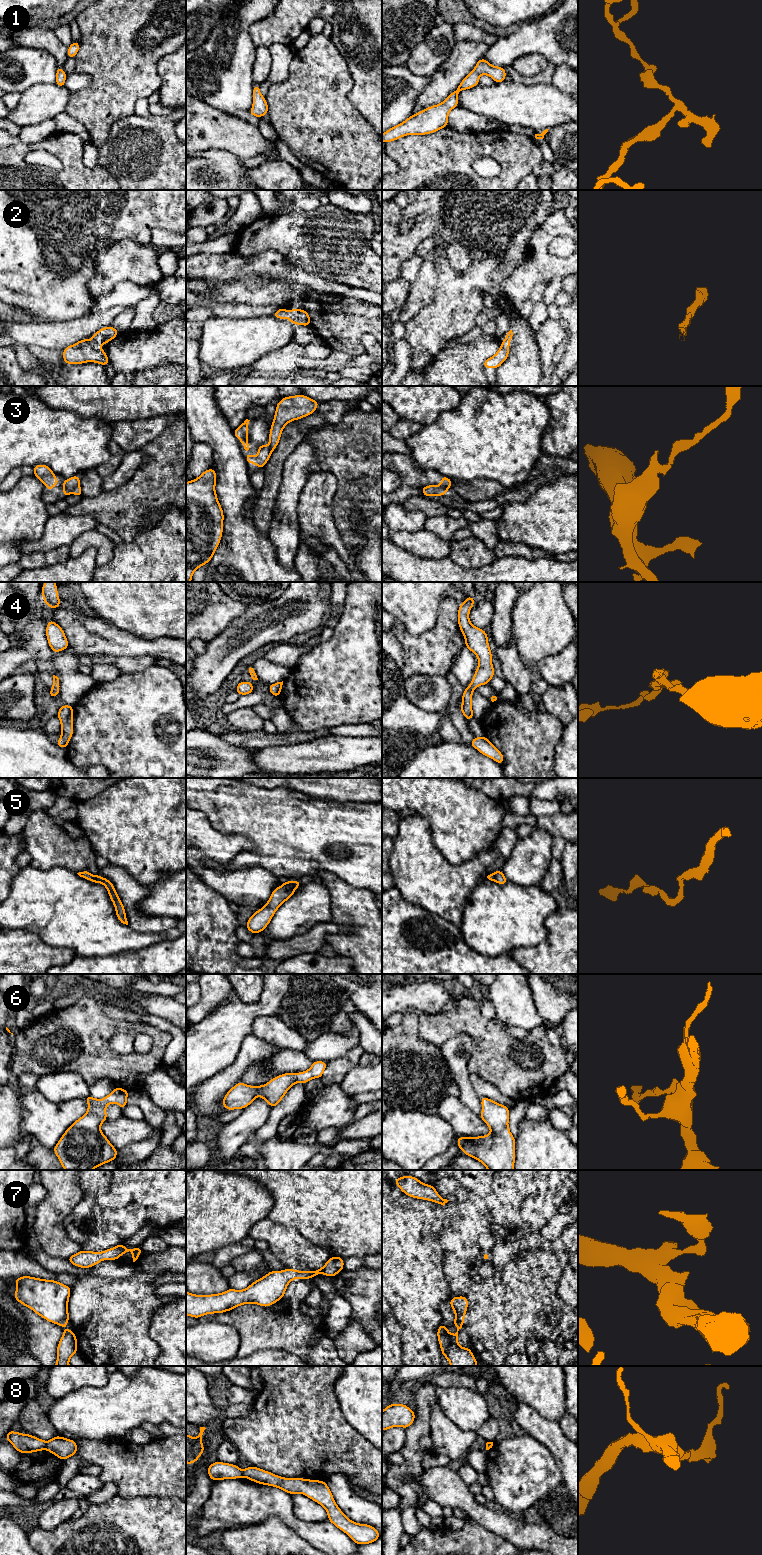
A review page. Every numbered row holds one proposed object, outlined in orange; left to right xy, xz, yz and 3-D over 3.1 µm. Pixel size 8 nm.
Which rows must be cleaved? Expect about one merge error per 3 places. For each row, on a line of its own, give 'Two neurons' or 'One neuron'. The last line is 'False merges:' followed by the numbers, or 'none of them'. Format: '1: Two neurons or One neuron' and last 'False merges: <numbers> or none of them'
1: One neuron
2: One neuron
3: Two neurons
4: One neuron
5: One neuron
6: One neuron
7: One neuron
8: Two neurons
False merges: 3, 8

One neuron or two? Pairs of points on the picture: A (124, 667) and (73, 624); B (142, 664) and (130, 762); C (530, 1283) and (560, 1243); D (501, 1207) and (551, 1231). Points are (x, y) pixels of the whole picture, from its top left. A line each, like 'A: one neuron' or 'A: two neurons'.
A: two neurons
B: two neurons
C: two neurons
D: two neurons

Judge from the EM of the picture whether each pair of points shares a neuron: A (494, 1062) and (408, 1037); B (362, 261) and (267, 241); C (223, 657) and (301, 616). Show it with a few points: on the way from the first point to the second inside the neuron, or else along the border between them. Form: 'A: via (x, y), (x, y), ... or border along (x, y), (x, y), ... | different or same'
A: border along (417, 1029), (418, 1035), (421, 1038), (439, 1048) | different
B: via (338, 249), (331, 242), (291, 241) | same
C: via (242, 638), (260, 624), (277, 622), (282, 619) | same

